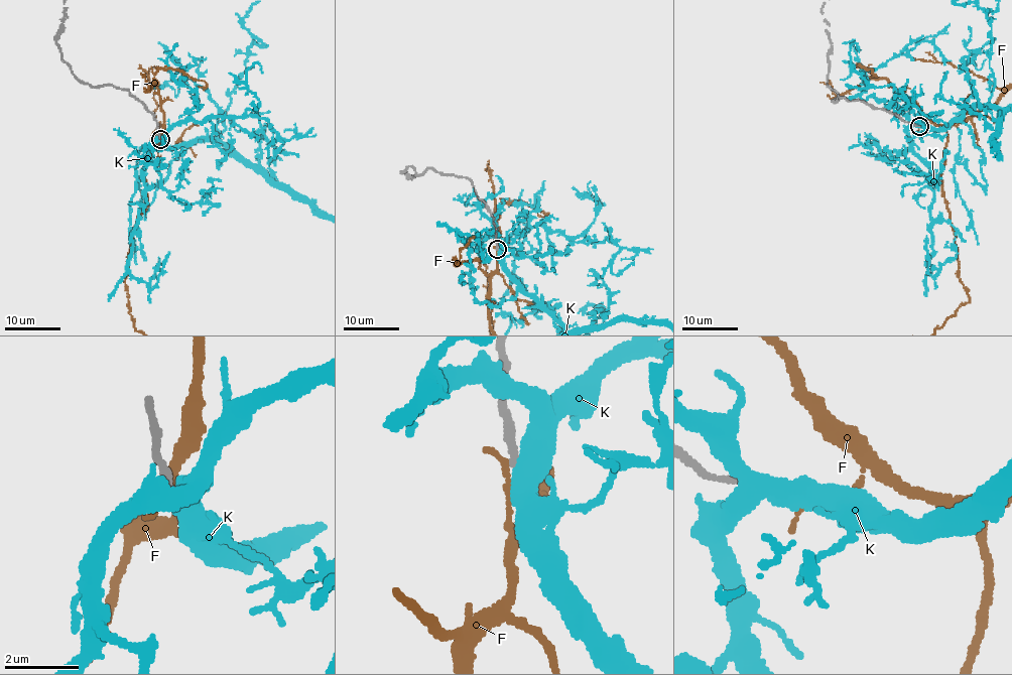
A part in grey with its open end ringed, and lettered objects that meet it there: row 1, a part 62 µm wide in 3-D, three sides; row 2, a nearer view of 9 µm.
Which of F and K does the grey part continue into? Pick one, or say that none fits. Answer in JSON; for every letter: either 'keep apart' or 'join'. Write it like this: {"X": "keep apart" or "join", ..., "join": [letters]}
{"F": "keep apart", "K": "keep apart", "join": []}

